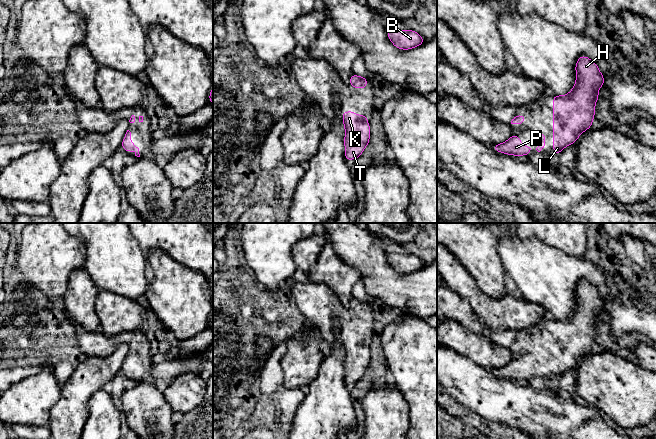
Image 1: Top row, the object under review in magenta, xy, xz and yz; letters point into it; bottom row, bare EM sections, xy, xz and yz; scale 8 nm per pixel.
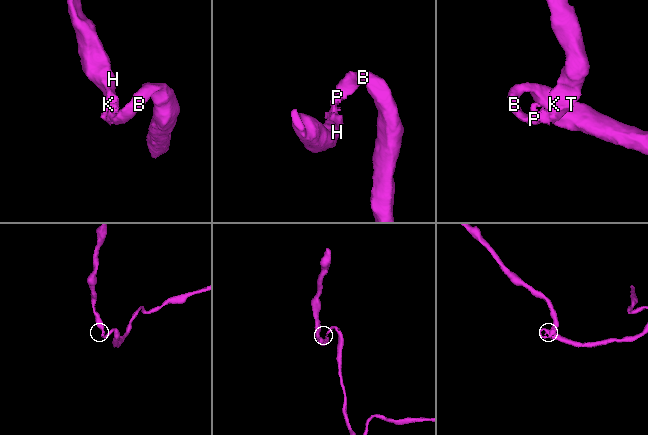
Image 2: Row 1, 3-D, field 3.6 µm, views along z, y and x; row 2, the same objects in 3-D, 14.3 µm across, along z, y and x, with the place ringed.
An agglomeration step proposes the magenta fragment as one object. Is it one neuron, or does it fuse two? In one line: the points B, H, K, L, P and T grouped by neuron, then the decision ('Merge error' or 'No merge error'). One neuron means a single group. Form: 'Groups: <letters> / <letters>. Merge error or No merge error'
Groups: B H K L P T. No merge error

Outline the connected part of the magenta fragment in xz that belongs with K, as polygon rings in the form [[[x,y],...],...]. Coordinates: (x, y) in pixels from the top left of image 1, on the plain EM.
[[[344,335],[342,345],[345,351],[345,384],[356,384],[369,368],[370,347],[366,339],[356,339],[354,335]]]

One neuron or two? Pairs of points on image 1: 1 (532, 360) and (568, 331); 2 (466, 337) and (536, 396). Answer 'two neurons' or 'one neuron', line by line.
1: one neuron
2: two neurons

